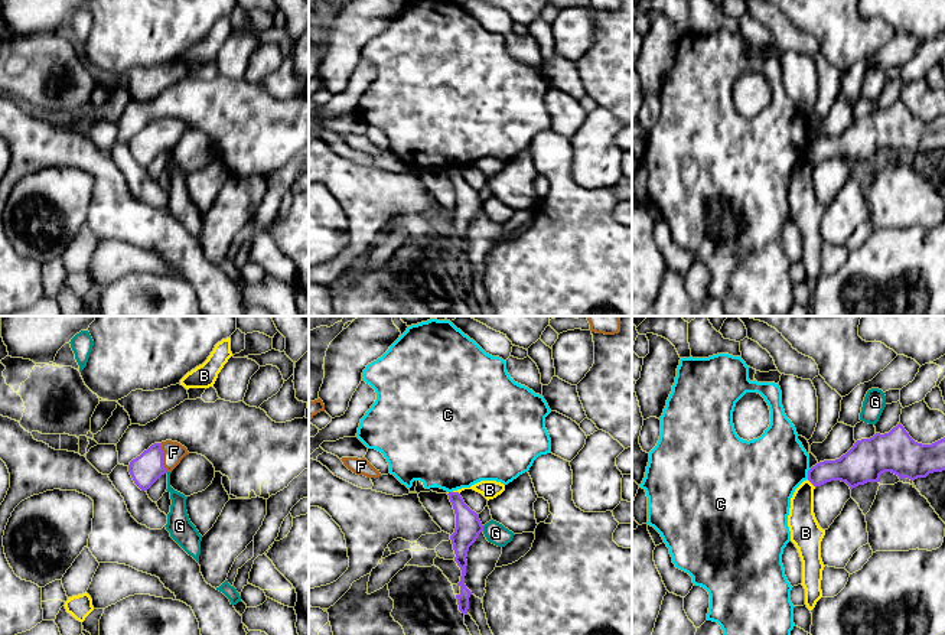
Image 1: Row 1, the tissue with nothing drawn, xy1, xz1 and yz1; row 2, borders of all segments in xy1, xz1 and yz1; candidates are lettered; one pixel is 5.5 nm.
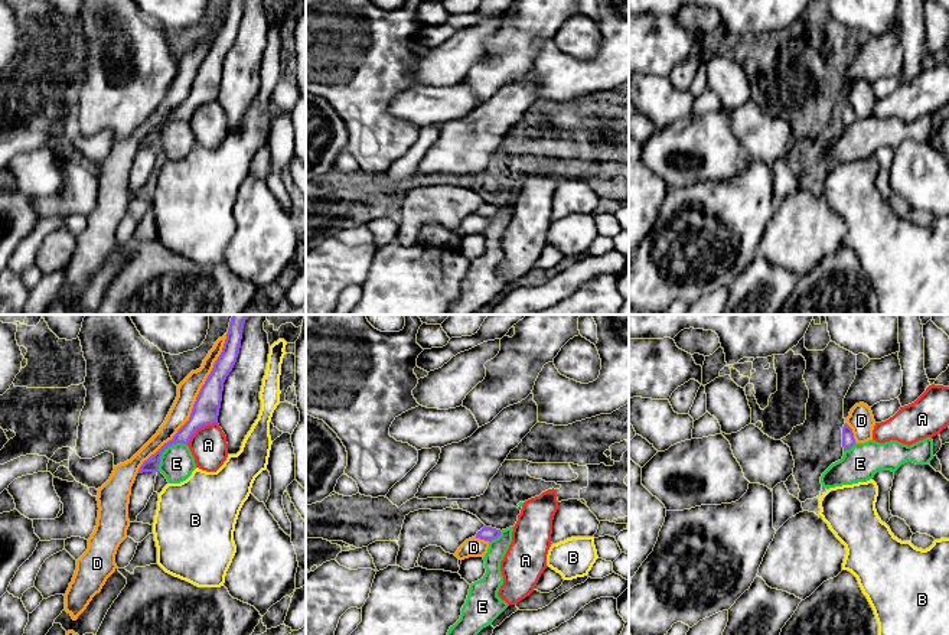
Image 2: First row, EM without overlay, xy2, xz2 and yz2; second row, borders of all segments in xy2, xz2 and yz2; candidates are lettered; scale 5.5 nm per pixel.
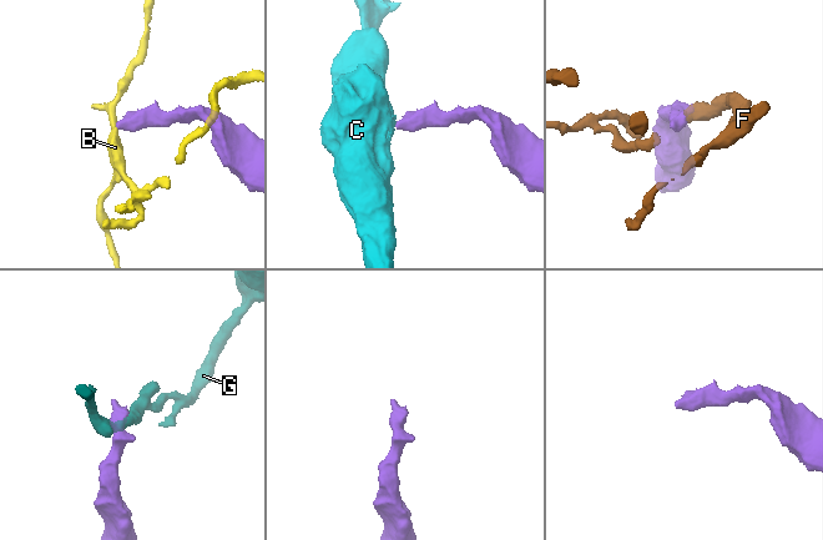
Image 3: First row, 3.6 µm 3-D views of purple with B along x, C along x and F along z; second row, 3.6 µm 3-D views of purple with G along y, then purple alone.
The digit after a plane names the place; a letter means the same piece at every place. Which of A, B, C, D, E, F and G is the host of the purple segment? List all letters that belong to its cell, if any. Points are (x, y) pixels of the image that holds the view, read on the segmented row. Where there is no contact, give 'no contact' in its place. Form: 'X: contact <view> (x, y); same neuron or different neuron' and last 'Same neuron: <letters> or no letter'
A: contact xy2 (199, 427); different neuron
B: contact yz1 (811, 482); different neuron
C: contact yz1 (808, 474); different neuron
D: contact xy2 (193, 404); different neuron
E: contact xy2 (165, 449); different neuron
F: contact xy1 (162, 458); same neuron
G: contact xz1 (482, 528); different neuron
Same neuron: F

